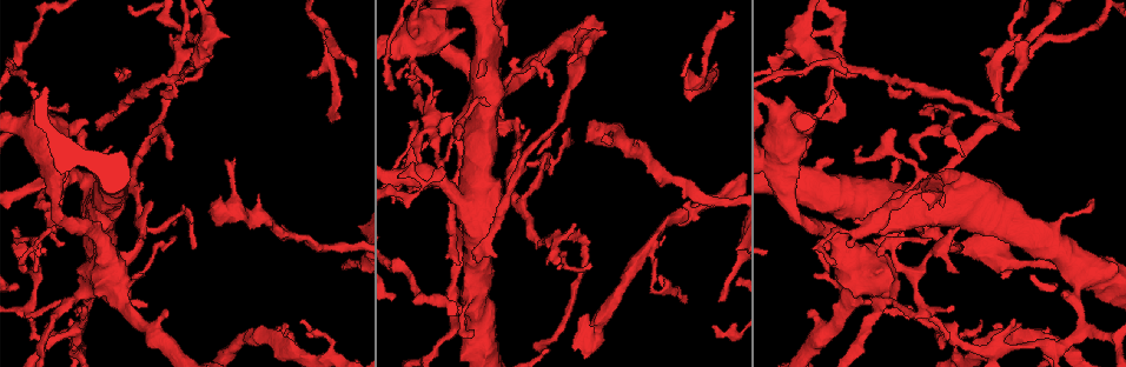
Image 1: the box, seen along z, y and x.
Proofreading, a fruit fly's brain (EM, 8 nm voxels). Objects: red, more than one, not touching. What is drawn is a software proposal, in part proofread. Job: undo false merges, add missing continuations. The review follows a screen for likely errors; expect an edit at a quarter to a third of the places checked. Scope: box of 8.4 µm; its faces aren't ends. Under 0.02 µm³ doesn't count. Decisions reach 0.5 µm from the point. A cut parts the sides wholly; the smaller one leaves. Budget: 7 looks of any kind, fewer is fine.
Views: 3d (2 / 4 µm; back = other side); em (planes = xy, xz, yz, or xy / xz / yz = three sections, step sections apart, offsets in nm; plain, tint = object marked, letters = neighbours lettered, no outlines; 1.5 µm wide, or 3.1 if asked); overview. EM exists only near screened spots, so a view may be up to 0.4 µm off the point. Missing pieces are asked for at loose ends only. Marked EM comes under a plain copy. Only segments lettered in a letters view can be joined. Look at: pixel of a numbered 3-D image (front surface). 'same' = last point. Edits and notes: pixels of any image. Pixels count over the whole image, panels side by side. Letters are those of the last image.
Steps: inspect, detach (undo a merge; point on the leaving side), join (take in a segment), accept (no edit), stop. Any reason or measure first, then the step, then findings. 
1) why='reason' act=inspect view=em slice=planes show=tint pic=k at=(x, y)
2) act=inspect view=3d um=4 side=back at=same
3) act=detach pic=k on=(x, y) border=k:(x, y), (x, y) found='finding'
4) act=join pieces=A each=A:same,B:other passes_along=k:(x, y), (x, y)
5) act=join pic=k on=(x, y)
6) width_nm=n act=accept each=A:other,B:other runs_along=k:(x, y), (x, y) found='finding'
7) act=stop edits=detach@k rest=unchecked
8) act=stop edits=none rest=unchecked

why='free end' act=inspect view=3d um=2 pic=1 at=(528, 131)

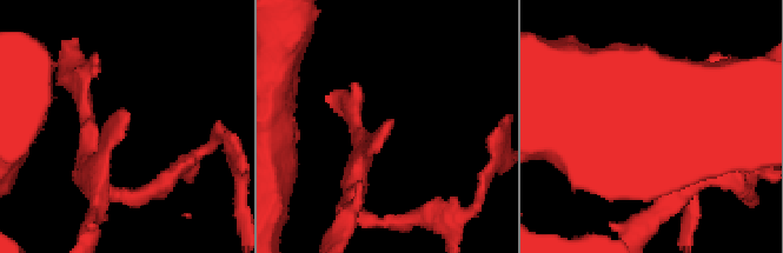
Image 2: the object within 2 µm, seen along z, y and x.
why='need the tissue' act=inspect view=em slice=planes show=letters pic=2 at=(126, 113)

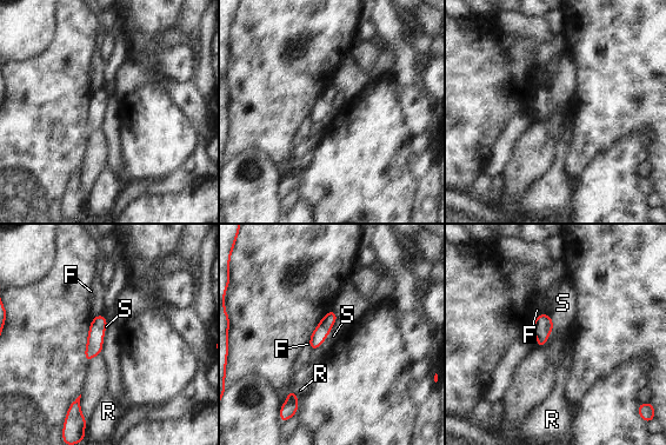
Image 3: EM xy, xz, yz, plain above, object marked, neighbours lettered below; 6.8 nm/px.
width_nm=90 act=join pieces=S each=F:other,R:other,S:same passes_along=3:(541, 329), (552, 327), (561, 311) found='the neuron continues'

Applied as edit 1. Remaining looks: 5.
why='see it whole again' act=inspect view=overview

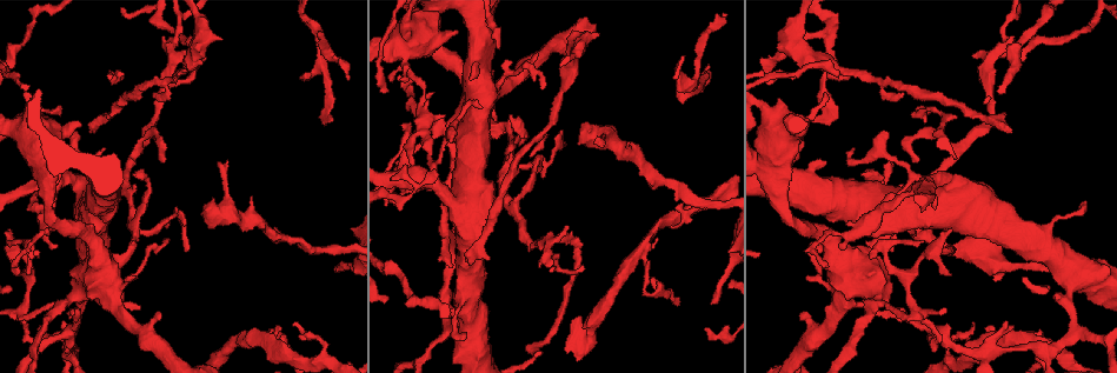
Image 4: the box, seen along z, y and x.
why='sudden change in width' act=inspect view=em slice=yz step=4 show=tint pic=4 at=(620, 147)

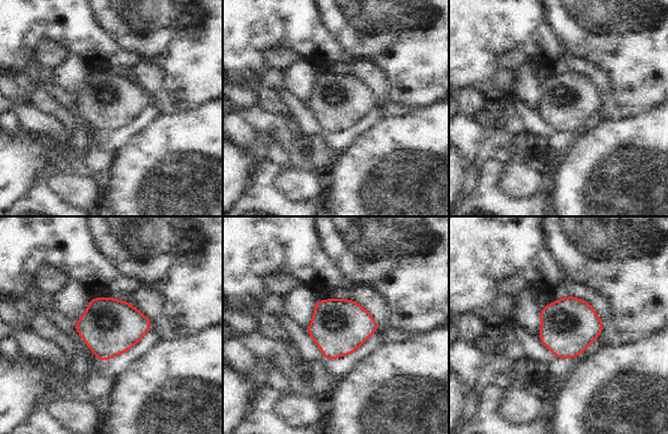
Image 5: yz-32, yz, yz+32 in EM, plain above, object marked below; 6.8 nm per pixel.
act=inspect view=em slice=yz step=4 show=letters at=same

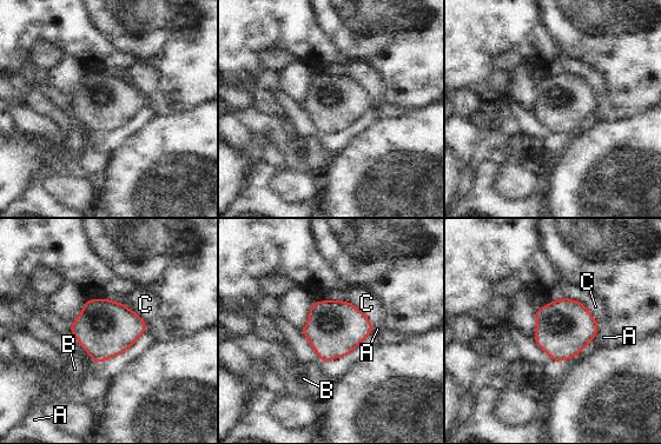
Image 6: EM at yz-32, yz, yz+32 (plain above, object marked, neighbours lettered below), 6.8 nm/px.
act=accept each=A:other,B:other,C:other border=6:(90, 356), (99, 362) found='one neuron here'

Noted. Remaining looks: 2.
why='thin end' act=inspect view=3d um=2 pic=4 at=(948, 274)

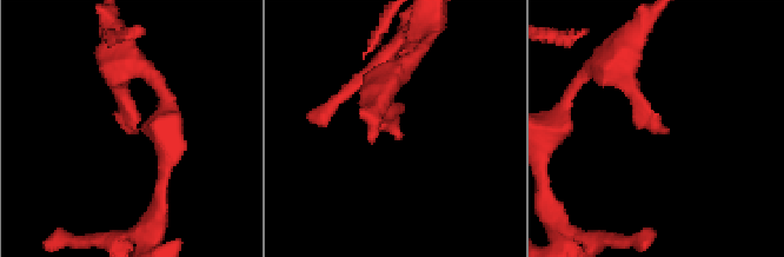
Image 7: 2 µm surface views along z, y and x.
act=inspect view=em slice=planes show=letters pic=7 at=(400, 138)

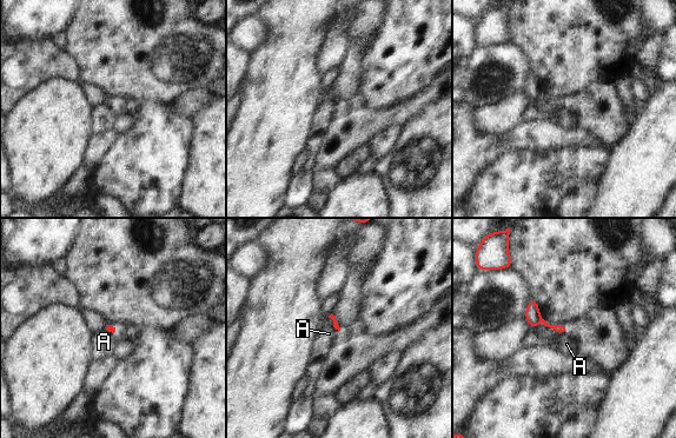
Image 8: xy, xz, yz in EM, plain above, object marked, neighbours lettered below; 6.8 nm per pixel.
longest_contact=A:80nm act=accept each=A:other found='no lettered segment goes on from it'

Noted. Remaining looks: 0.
act=stop edits=join@3 rest=unchecked

